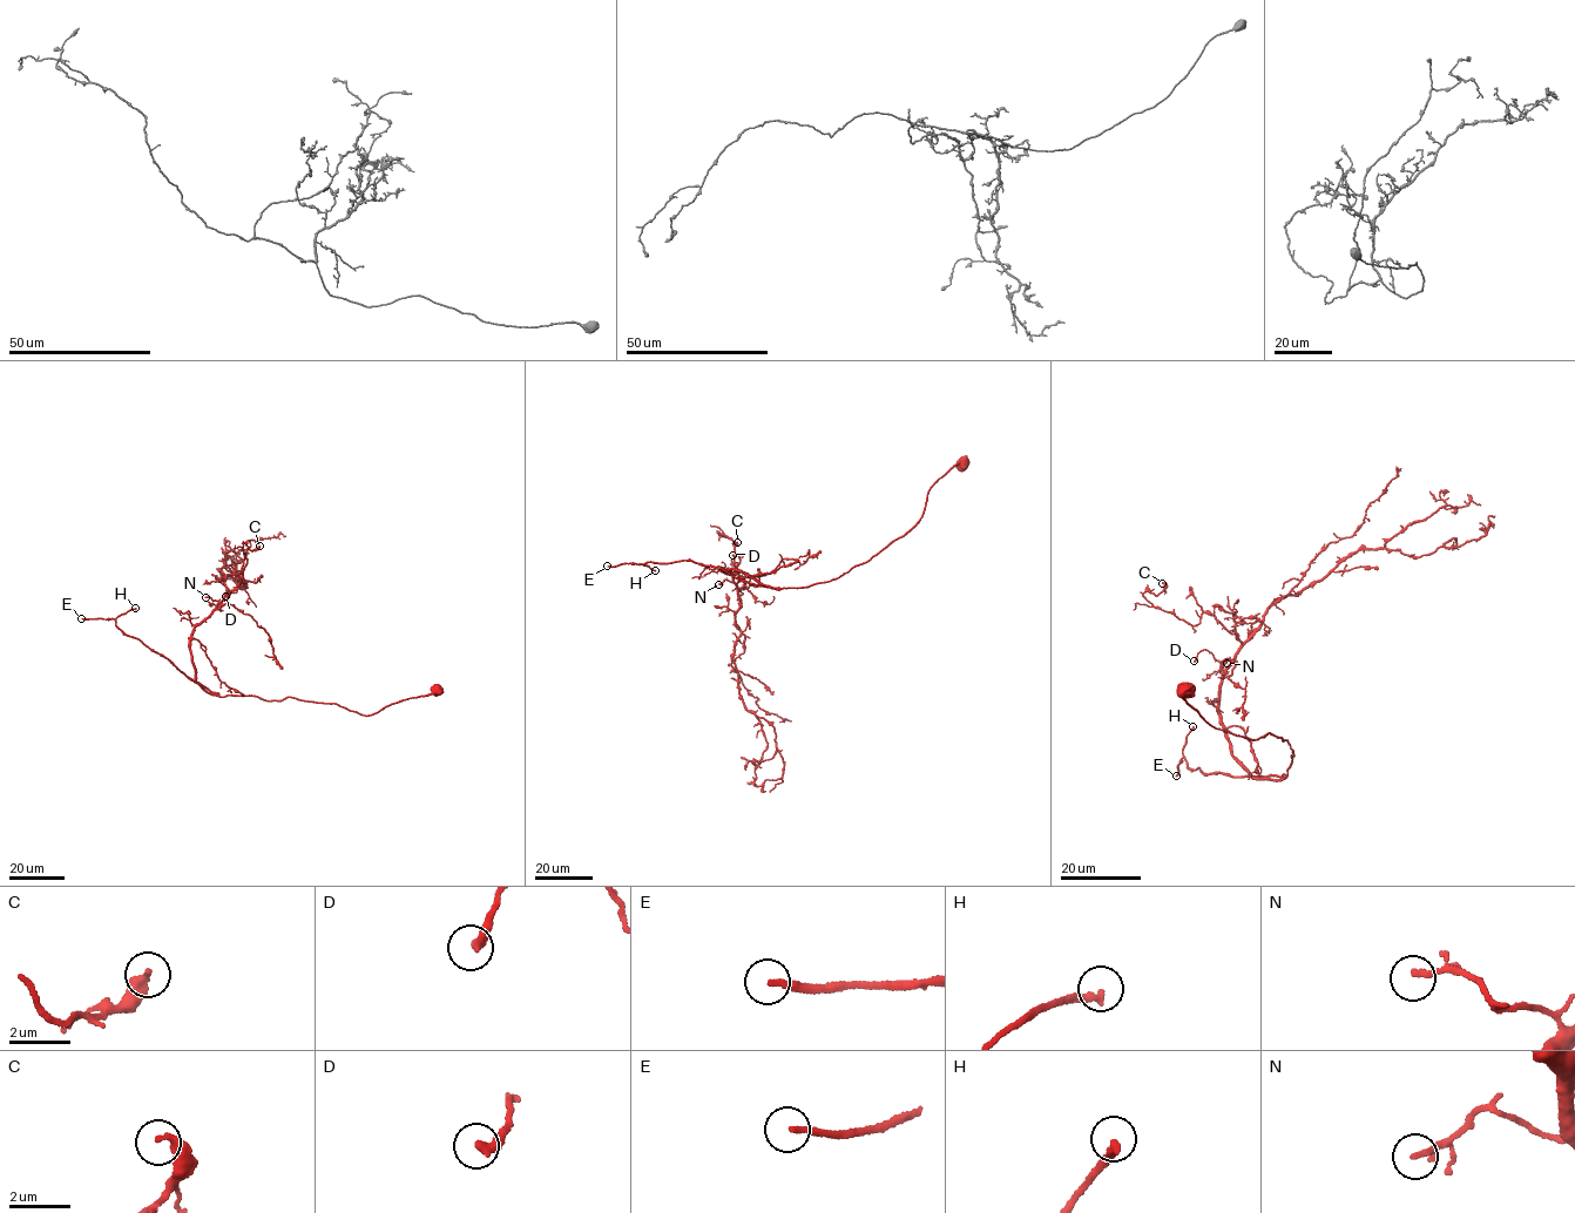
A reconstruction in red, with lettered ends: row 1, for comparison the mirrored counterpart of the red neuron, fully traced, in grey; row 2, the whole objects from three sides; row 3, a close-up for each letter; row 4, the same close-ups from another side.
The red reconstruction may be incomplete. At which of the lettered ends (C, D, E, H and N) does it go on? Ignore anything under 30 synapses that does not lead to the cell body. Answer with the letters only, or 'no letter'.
E, H

